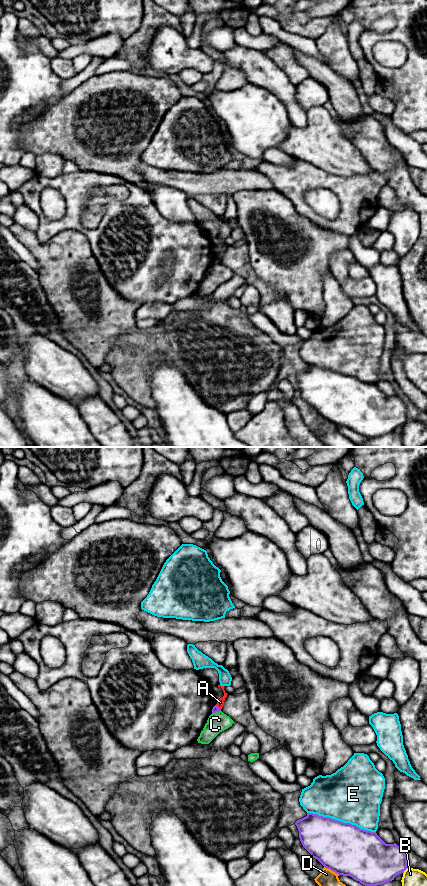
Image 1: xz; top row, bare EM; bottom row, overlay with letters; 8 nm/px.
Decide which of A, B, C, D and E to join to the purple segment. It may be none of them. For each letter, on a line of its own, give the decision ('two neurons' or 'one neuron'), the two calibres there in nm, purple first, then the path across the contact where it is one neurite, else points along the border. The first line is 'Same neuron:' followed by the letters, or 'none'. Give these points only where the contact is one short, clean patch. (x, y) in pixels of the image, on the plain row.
Same neuron: none
A: two neurons | 50/60 nm | along xz (215, 257), (220, 262)
B: two neurons | 360/200 nm
C: two neurons | 50/160 nm
D: two neurons | 400/190 nm
E: two neurons | 400/460 nm

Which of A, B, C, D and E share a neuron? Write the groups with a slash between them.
A / B / C / D / E

